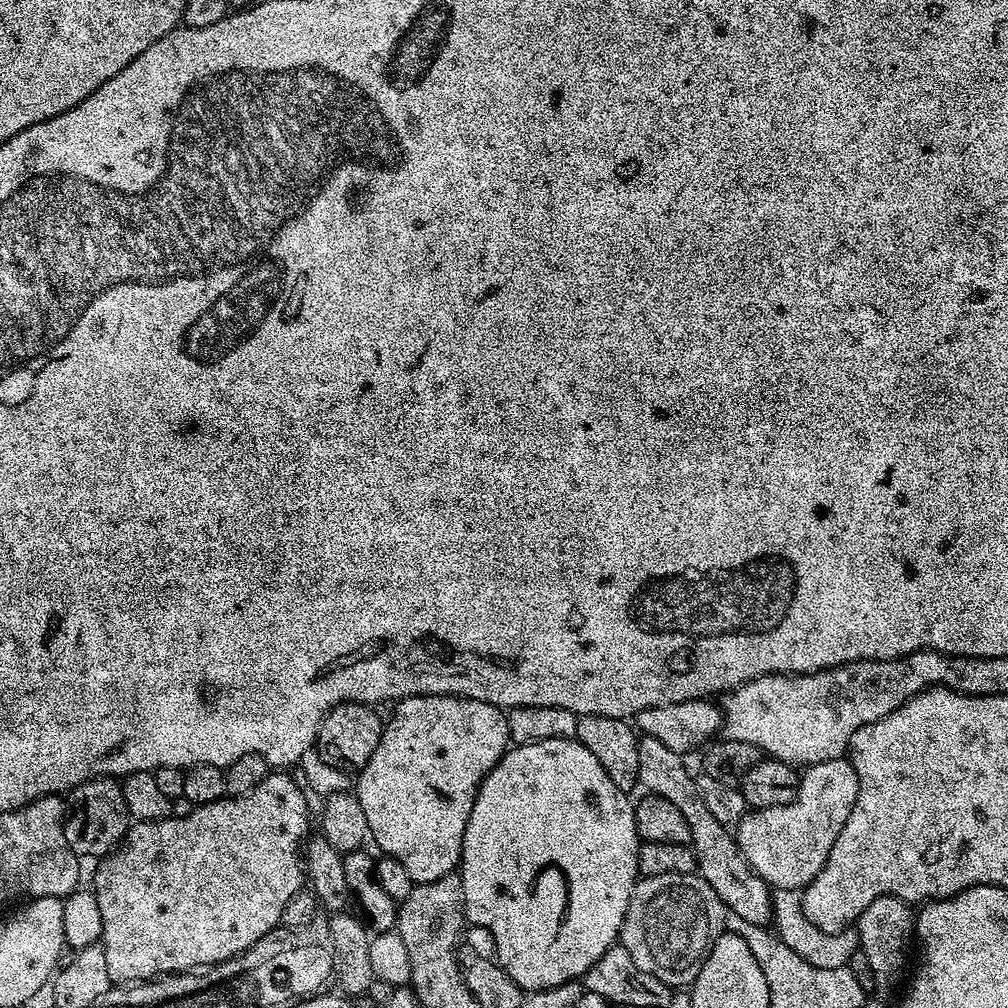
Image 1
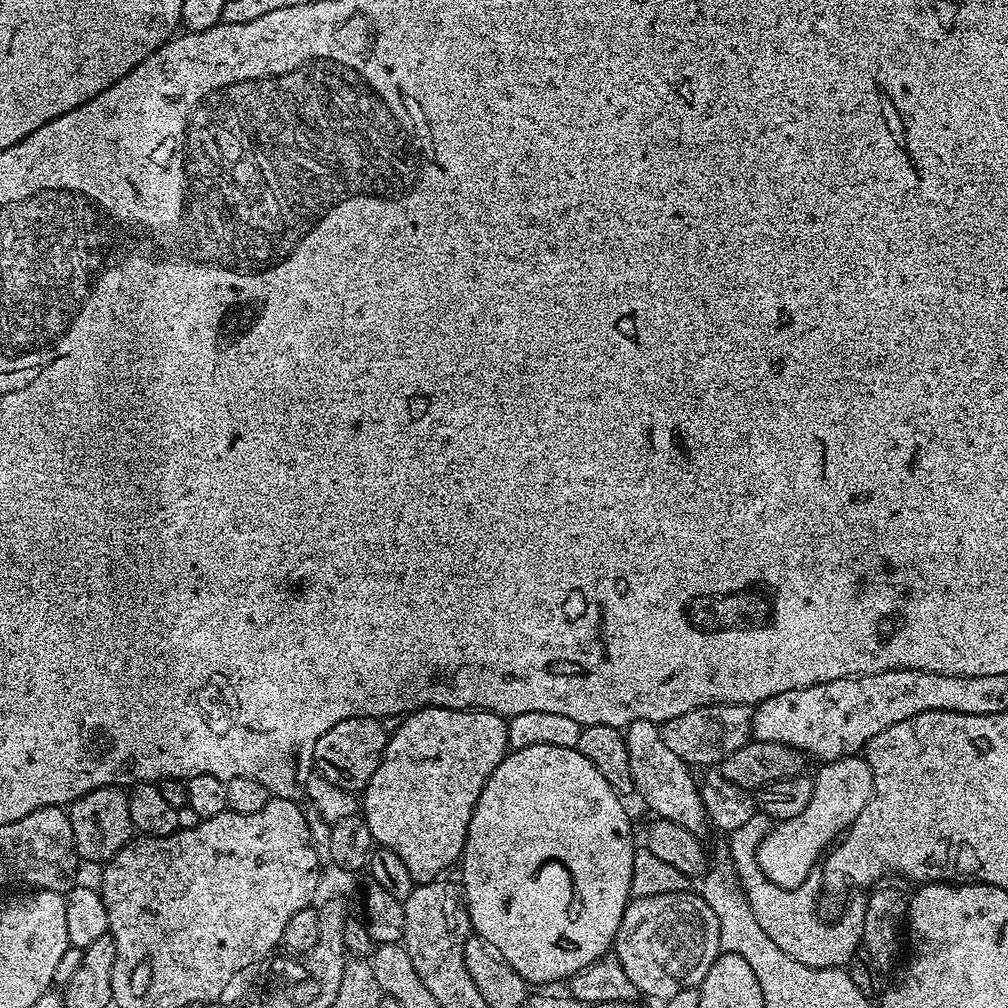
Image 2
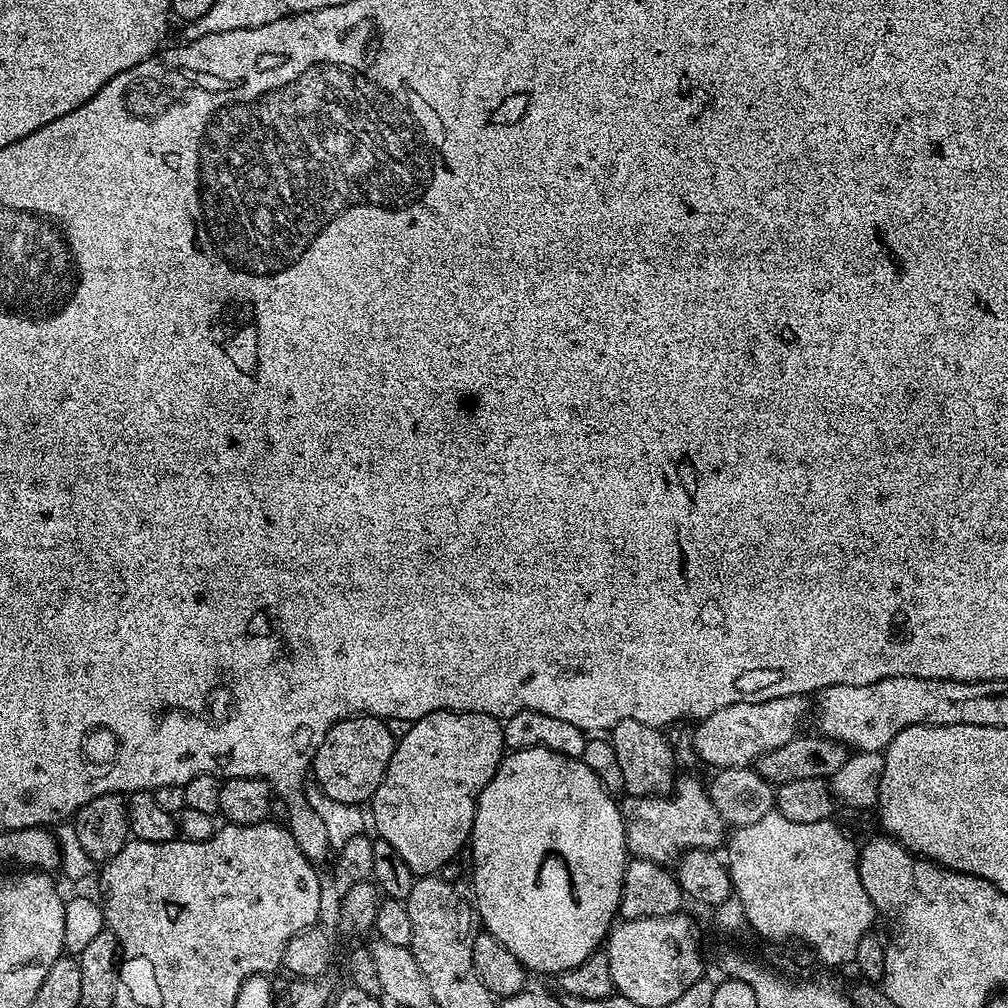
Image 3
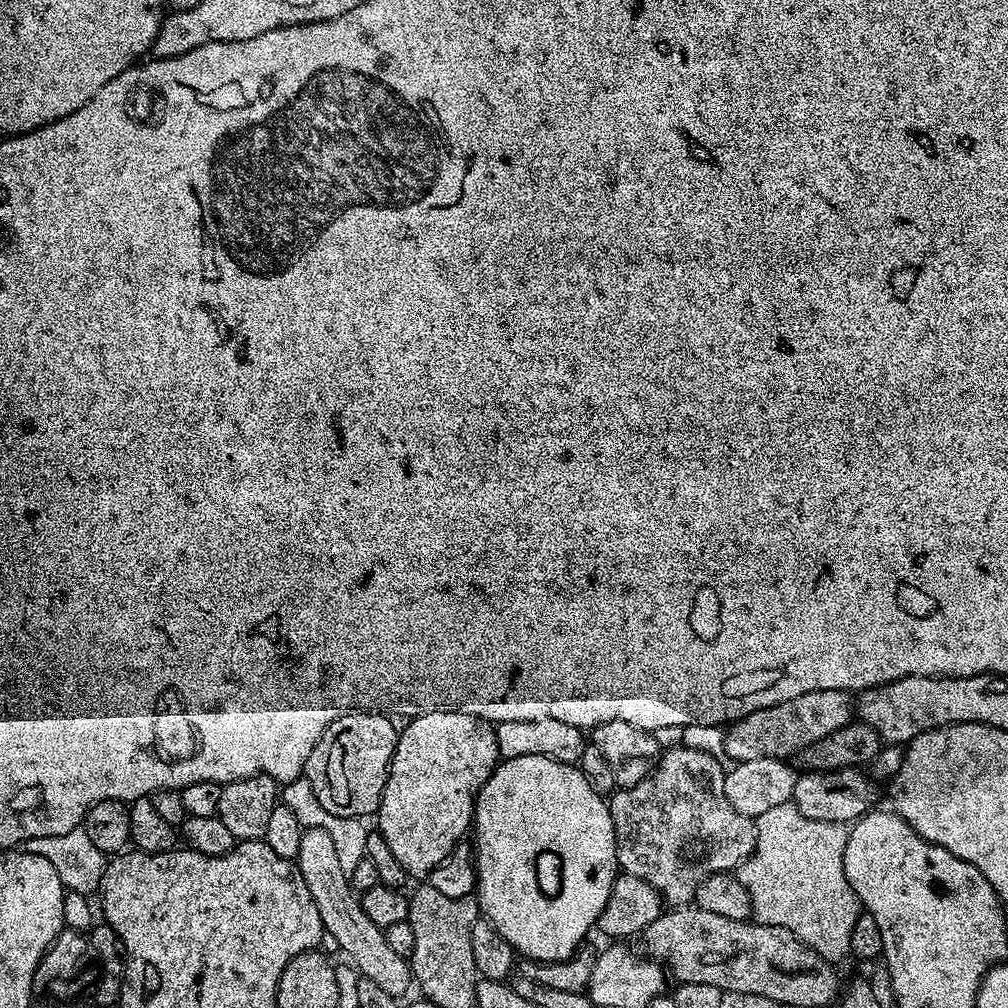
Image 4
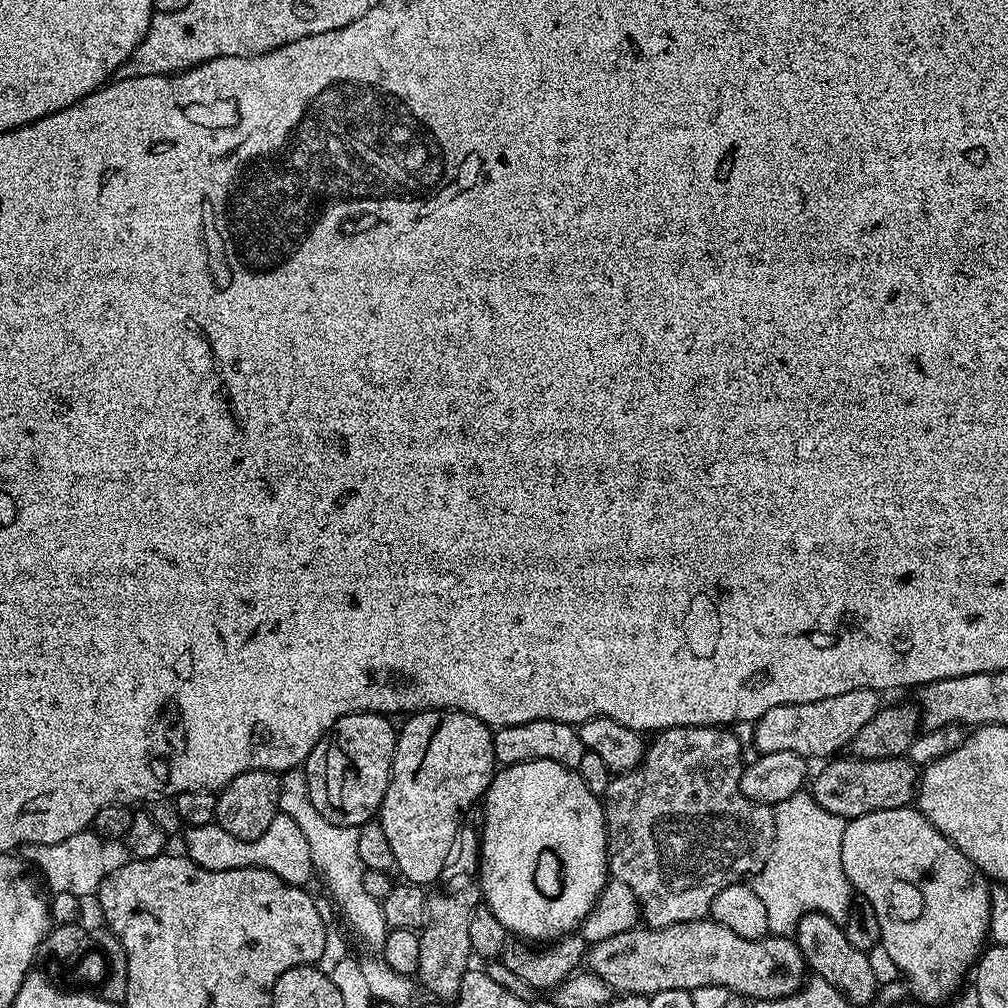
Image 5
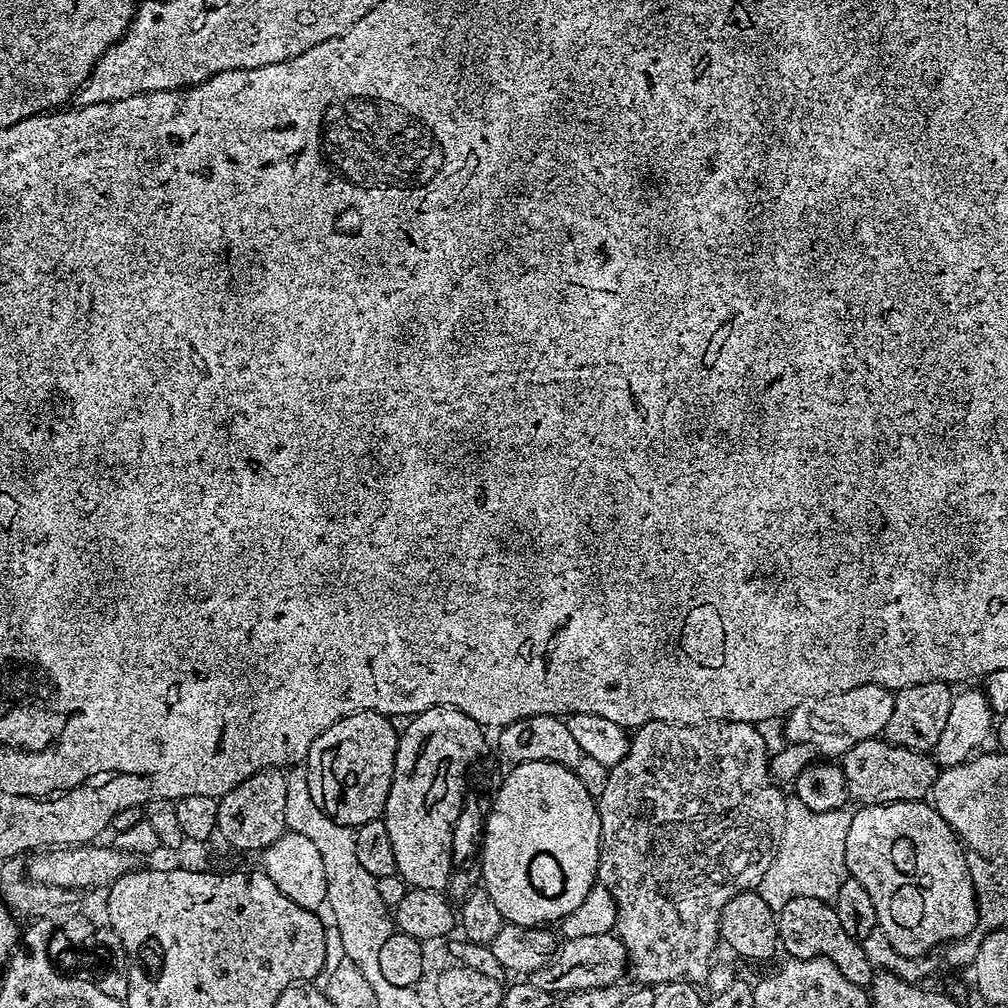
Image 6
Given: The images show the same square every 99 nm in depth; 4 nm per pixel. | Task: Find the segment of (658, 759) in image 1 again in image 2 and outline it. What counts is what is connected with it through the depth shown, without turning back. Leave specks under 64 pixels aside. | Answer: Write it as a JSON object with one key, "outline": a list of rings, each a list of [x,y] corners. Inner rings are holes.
{"outline":[[[635,720],[624,732],[626,754],[630,754],[630,778],[634,778],[634,792],[644,799],[644,804],[661,820],[678,822],[686,830],[697,836],[707,837],[710,821],[706,806],[700,797],[697,777],[692,777],[693,769],[666,742],[662,742],[660,725],[649,720]]]}

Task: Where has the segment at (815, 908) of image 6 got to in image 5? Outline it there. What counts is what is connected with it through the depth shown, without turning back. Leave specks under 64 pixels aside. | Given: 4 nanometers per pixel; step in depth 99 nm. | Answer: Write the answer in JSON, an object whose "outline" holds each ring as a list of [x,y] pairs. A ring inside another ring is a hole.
{"outline":[[[808,912],[796,924],[796,945],[802,950],[805,965],[817,977],[832,984],[853,1006],[866,1006],[876,997],[877,982],[870,967],[868,953],[854,950],[846,938],[843,927],[821,912]]]}

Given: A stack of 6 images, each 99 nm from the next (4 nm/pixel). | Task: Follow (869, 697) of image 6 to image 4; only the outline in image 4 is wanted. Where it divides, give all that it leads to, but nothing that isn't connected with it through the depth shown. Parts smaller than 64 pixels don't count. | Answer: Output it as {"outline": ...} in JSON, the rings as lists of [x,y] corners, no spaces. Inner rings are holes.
{"outline":[[[814,690],[790,702],[754,710],[754,714],[746,714],[742,719],[735,721],[727,729],[729,732],[724,740],[723,755],[728,755],[729,761],[732,762],[754,758],[792,758],[803,748],[809,748],[814,742],[818,742],[818,738],[826,738],[826,734],[842,730],[842,726],[853,723],[853,720],[853,693],[842,690]]]}

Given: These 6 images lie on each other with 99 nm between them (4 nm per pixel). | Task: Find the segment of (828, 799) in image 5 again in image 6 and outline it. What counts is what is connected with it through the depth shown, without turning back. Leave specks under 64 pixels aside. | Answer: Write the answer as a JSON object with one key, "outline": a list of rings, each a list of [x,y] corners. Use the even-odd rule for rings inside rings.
{"outline":[[[883,738],[863,740],[850,746],[850,750],[842,757],[842,763],[844,784],[849,794],[857,800],[855,803],[860,806],[924,800],[941,774],[941,769],[929,753],[906,750]]]}

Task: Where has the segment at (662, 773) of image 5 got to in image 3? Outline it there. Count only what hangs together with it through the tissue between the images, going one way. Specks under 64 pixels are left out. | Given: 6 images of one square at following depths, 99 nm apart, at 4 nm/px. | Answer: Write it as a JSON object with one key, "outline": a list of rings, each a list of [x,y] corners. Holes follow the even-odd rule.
{"outline":[[[681,775],[674,785],[674,794],[663,796],[629,796],[619,801],[624,819],[626,846],[635,859],[671,865],[692,848],[716,850],[725,843],[724,819],[714,810],[705,781]]]}

